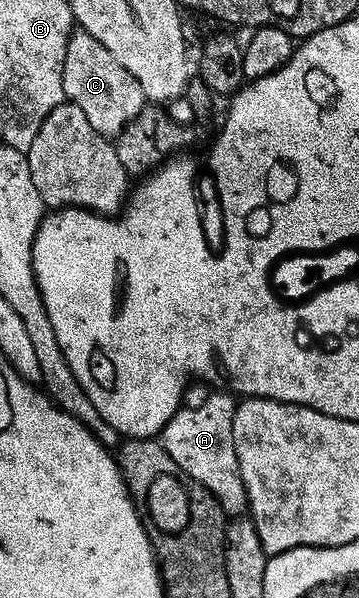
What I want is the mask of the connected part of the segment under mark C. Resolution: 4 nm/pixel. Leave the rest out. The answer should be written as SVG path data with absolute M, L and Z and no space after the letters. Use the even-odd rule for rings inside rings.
M83 31L71 33L68 39L68 51L64 55L64 91L66 100L80 107L80 111L88 115L88 123L108 138L119 134L129 121L143 112L140 83L113 58L108 48Z

